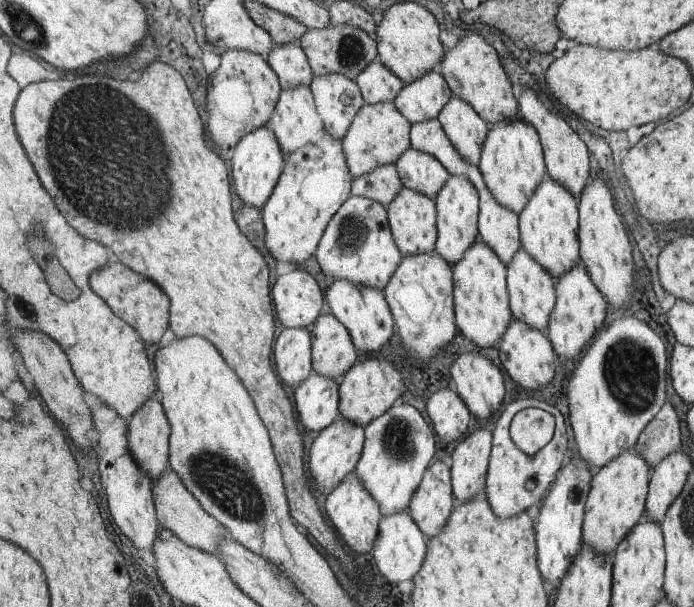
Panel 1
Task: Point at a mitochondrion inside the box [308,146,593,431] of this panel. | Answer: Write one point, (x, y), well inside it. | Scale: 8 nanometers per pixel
(350, 236)

